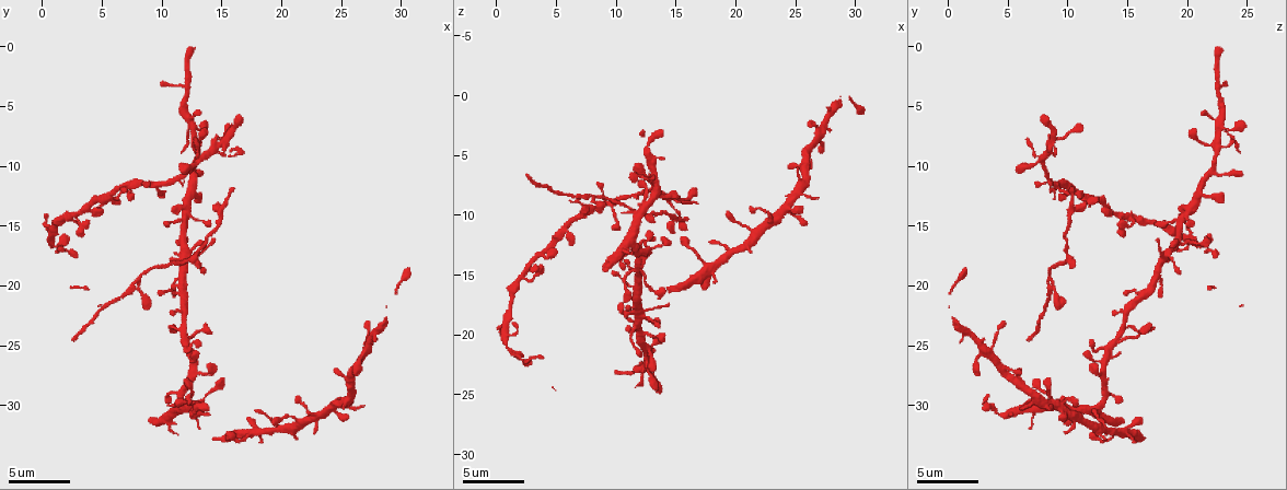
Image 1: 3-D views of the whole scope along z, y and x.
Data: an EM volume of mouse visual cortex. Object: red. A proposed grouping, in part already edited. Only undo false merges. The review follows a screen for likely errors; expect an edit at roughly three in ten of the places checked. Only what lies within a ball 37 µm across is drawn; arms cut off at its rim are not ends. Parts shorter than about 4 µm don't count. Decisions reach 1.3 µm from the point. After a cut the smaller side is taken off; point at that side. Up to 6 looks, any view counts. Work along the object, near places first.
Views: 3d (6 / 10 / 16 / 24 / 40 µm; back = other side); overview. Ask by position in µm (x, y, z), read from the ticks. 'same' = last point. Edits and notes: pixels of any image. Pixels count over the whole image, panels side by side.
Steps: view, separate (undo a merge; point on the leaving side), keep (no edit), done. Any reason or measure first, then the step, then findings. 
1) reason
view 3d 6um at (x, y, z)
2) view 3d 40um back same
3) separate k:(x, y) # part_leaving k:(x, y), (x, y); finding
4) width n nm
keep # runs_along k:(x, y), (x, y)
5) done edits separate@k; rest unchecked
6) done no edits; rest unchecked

four or more arms meet
view 3d 6um at (14.8, 8.0, 8.8)

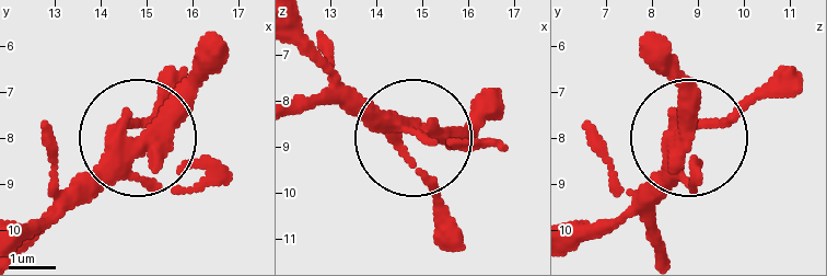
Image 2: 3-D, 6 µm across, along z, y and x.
view 3d 6um back at (14.85, 8.05, 8.55)

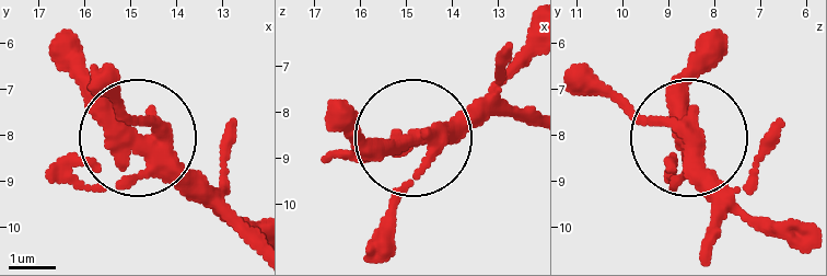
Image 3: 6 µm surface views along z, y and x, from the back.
arms 4
keep # all the same neuron

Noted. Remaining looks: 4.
branch point
view 3d 10um at (7.4, 20.0, 8.4)

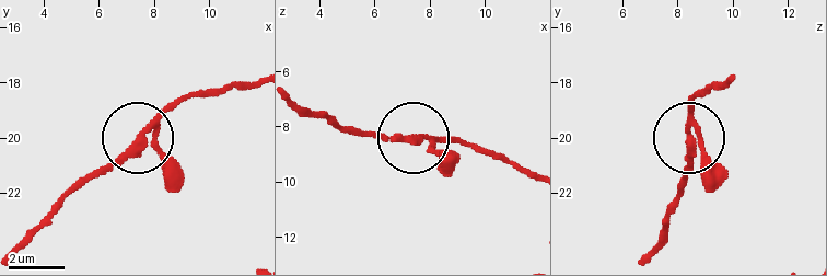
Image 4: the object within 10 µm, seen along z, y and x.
other side
view 3d 10um back at (7.6, 20.1, 8.4)

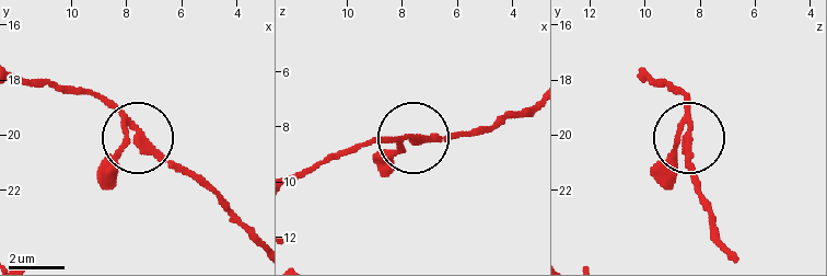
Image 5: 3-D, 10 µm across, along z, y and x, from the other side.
side_arm 7 um; arms 3
keep # continuous, no second neuron

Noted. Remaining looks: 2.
arms part here
view 3d 10um at (11.8, 22.6, 14.8)

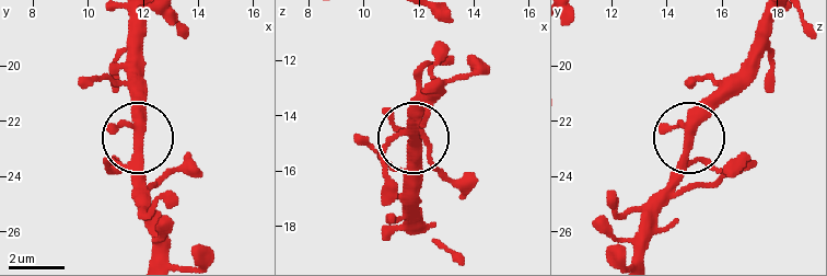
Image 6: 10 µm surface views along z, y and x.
arms 3
keep # all the same neuron

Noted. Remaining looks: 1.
done no edits; rest unchecked

